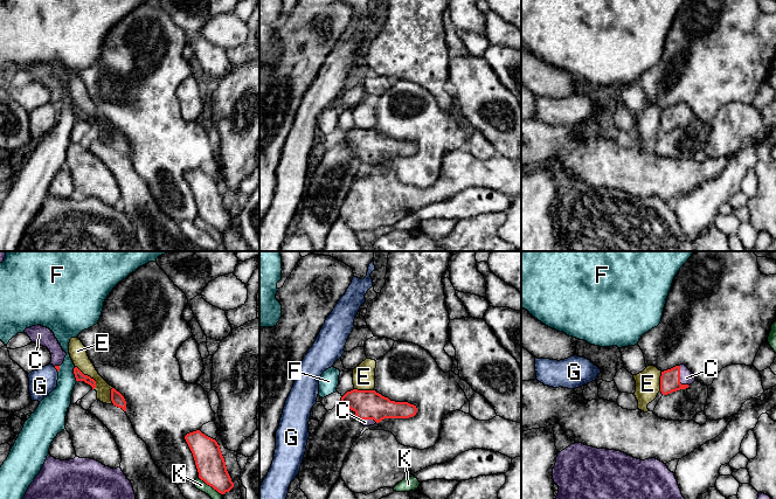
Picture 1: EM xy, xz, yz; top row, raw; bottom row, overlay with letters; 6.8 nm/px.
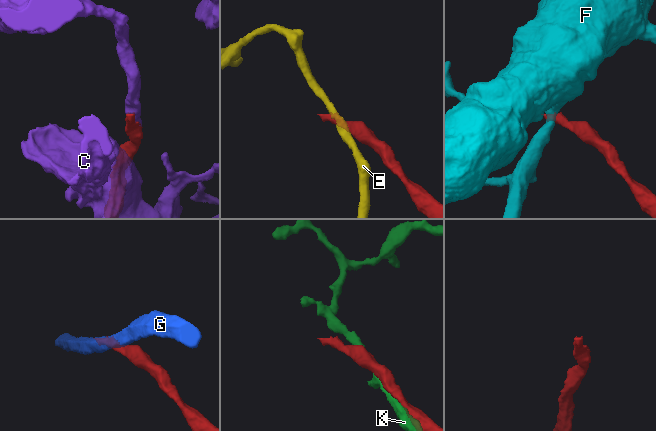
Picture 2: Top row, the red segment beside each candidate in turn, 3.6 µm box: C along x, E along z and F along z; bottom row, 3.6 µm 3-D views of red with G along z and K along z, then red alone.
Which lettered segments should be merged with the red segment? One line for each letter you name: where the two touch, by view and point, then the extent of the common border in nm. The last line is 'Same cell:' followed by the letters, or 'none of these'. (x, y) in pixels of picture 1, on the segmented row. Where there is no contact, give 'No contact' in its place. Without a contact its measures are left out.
C: Touches red at yz (679, 379). Shared border 160 nm
Same cell: C

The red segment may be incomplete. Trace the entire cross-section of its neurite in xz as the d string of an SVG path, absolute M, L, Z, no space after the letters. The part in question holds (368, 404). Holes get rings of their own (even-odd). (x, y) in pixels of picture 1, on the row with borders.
M353 389L341 397L341 403L355 414L363 427L374 425L384 418L409 418L417 413L416 406L390 401L375 390Z

